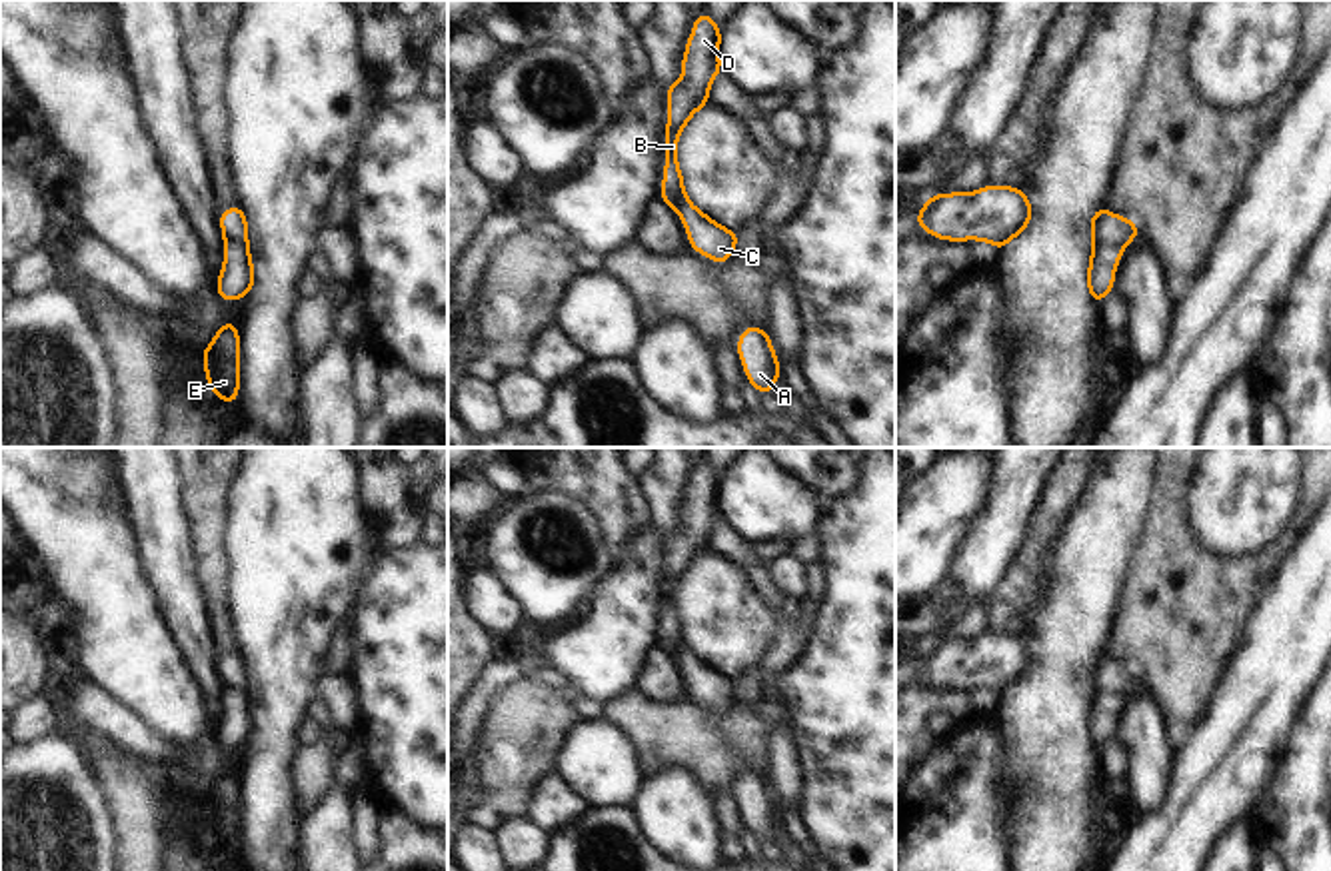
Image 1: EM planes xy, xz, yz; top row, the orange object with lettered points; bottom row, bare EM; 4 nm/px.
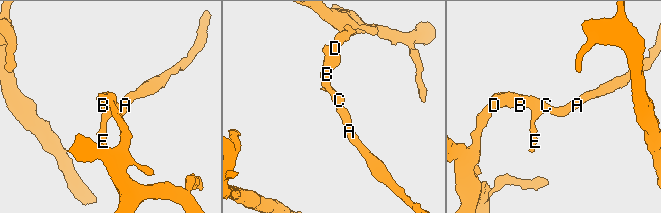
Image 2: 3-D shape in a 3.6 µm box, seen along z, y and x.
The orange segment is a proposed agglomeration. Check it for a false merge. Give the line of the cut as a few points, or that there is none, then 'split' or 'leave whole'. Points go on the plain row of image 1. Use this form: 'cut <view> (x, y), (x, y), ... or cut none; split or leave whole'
cut none; leave whole

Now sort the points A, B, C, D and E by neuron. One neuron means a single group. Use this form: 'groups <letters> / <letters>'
groups A B C D E

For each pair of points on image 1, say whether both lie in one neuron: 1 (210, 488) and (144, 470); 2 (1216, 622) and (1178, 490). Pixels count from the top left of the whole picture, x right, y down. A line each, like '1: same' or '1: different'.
1: different
2: same

